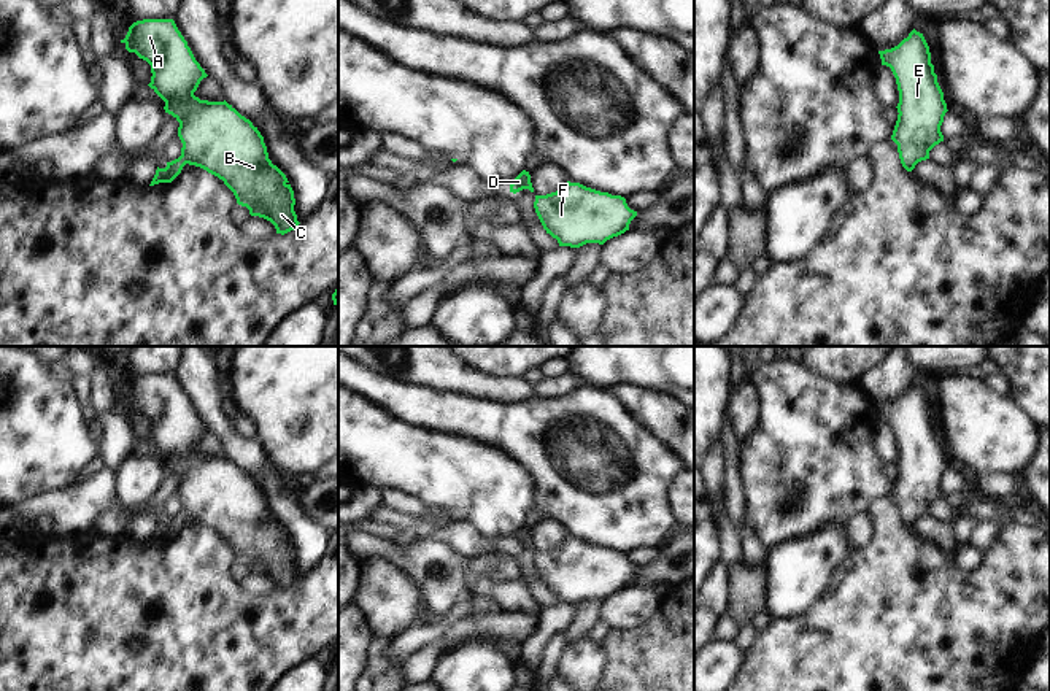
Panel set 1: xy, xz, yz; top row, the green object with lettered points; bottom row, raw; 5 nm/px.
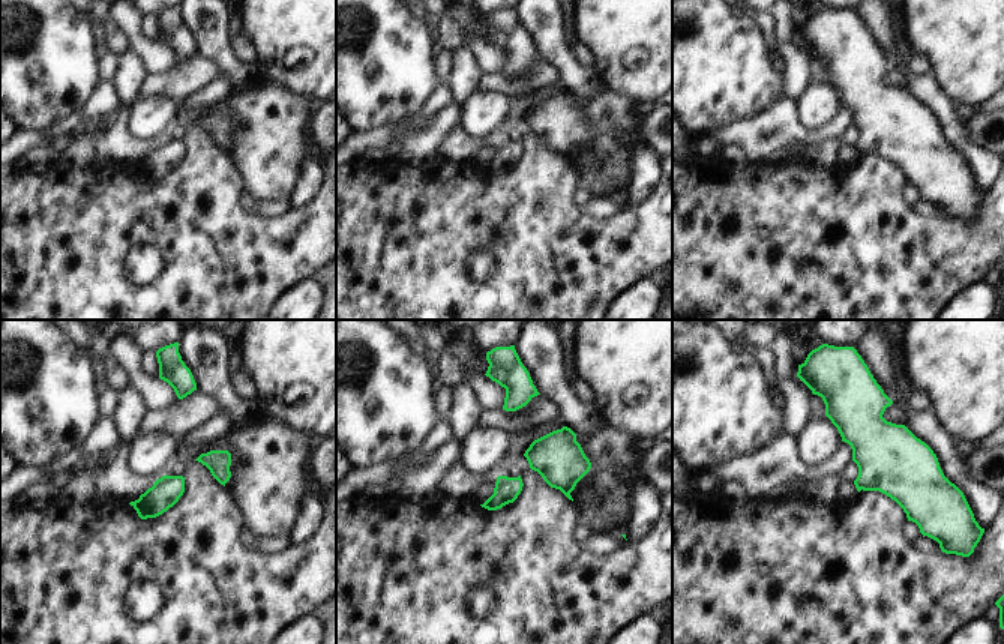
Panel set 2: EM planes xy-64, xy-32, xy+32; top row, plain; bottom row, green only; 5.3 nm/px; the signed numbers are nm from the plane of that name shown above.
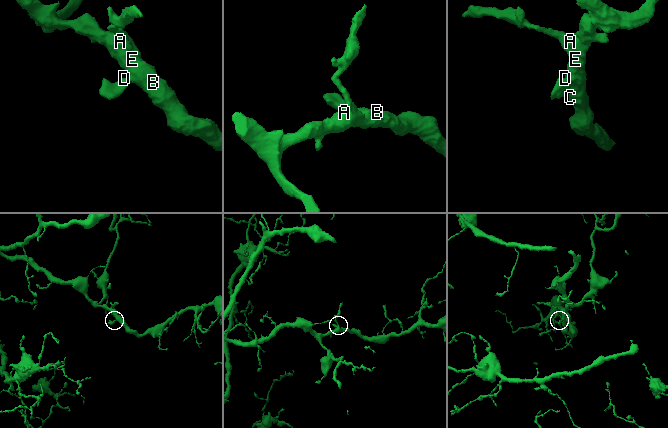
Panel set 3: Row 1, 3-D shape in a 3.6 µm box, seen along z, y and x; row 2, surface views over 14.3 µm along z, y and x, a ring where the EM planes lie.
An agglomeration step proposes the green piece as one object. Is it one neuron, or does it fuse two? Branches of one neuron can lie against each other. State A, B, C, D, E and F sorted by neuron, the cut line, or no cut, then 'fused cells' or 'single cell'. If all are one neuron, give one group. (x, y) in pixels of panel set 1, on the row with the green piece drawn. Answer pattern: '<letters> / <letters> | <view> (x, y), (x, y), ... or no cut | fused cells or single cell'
A B C D E F | no cut | single cell

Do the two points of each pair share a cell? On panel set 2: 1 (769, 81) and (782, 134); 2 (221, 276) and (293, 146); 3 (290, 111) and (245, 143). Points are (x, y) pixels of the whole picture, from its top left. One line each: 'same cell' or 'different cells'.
1: different cells
2: different cells
3: same cell

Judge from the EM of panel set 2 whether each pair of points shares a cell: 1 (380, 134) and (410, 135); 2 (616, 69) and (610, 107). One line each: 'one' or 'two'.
1: one
2: two

